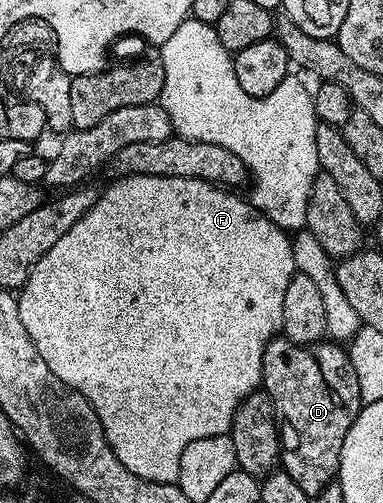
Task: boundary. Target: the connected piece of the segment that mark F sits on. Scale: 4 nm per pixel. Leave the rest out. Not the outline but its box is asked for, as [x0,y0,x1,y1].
[17,21,321,483]

